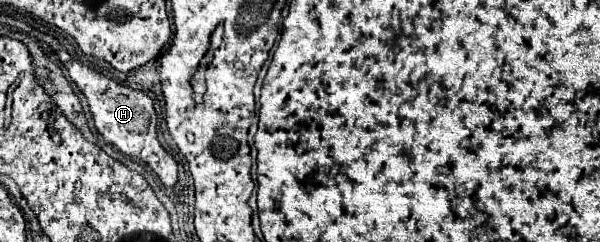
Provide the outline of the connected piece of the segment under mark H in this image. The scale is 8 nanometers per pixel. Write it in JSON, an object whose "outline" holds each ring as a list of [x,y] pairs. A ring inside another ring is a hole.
{"outline":[[[71,58],[63,60],[63,66],[67,68],[71,82],[75,82],[77,88],[87,98],[95,128],[105,138],[105,142],[113,144],[127,156],[137,156],[139,160],[143,160],[151,168],[151,172],[155,172],[159,176],[163,186],[175,186],[177,162],[161,148],[161,144],[157,140],[157,114],[155,114],[151,98],[147,94],[143,94],[141,90],[121,86],[121,84],[109,80],[107,76],[101,76],[99,72],[95,72]]]}

